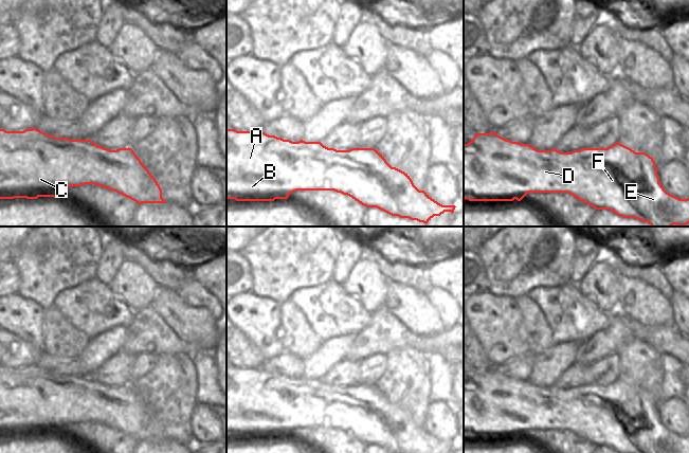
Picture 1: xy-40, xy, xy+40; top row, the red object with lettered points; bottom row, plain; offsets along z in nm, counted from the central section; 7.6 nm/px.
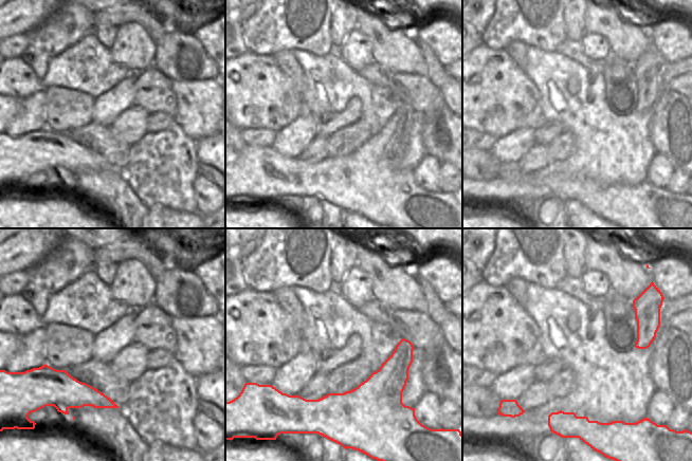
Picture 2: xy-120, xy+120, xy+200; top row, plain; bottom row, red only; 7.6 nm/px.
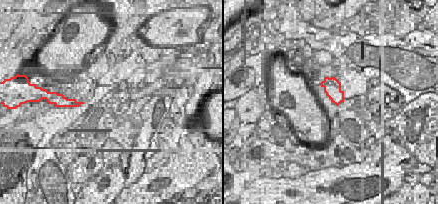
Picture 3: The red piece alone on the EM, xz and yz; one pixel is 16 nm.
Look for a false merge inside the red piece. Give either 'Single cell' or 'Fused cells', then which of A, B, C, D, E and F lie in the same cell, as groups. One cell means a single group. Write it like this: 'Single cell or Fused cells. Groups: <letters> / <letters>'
Single cell. Groups: A B C D E F.

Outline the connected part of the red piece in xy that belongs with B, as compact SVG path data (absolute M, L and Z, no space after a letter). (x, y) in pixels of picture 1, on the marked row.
M226 129L226 199L235 199L236 201L274 201L275 199L288 199L289 195L296 191L334 191L351 197L366 207L377 207L392 216L409 218L425 224L434 216L440 216L445 212L451 212L453 214L456 207L455 205L442 205L432 199L424 191L419 191L407 174L396 167L392 167L384 157L375 148L357 147L349 150L337 150L324 146L321 142L305 142L303 140L292 142L275 135L269 135L262 131L237 131L235 129Z

